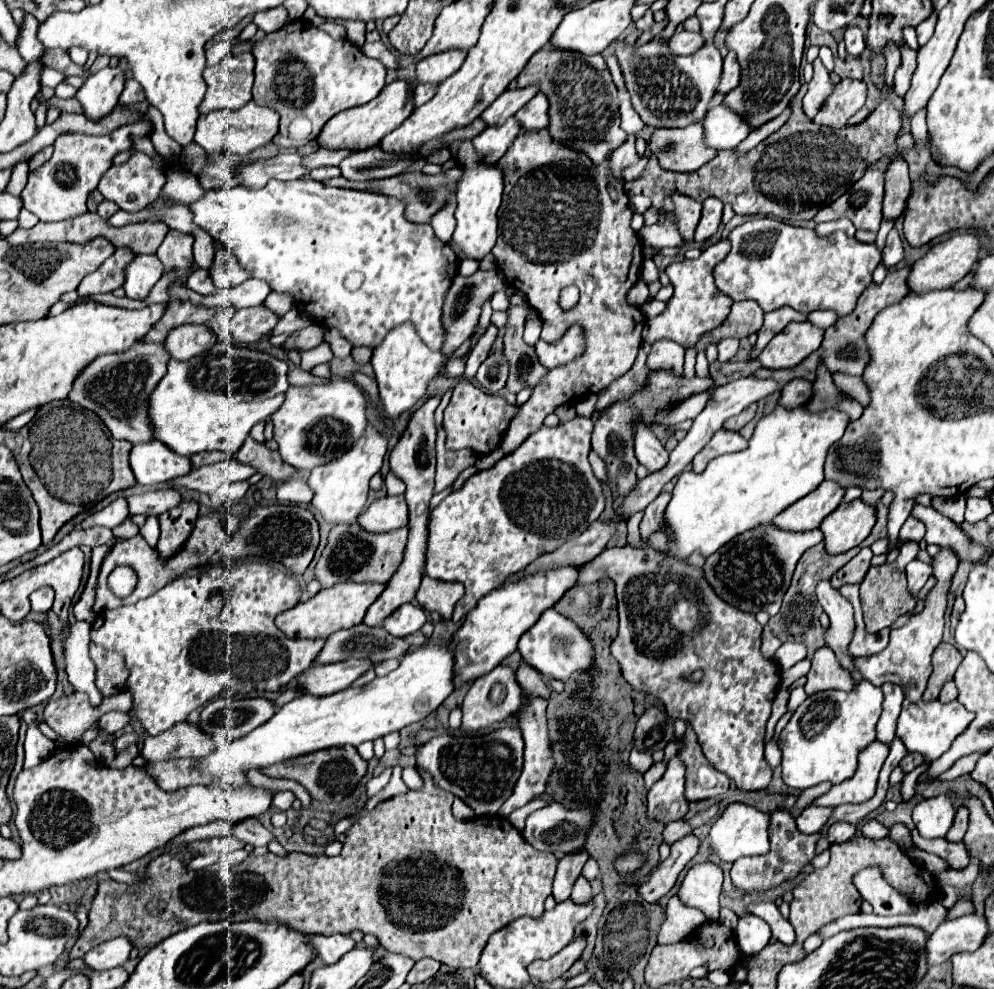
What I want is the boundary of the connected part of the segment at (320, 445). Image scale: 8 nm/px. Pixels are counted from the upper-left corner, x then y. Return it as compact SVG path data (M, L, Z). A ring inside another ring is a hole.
M348 378L308 388L290 386L282 408L274 412L272 422L274 440L280 446L282 460L298 470L312 470L346 454L346 450L350 450L362 438L368 426L366 398Z

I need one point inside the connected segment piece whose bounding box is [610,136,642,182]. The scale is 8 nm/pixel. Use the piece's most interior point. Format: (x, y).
(622, 157)

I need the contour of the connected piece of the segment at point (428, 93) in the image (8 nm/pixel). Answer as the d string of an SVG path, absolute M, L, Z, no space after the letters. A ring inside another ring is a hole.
M418 84L416 90L414 90L414 108L422 106L424 102L428 102L436 92L436 86L430 86L430 84Z

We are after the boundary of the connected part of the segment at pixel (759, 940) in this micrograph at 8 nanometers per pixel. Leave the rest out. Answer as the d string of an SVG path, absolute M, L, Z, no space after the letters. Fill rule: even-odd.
M744 916L734 932L736 944L744 956L758 954L770 940L770 926L758 916Z

